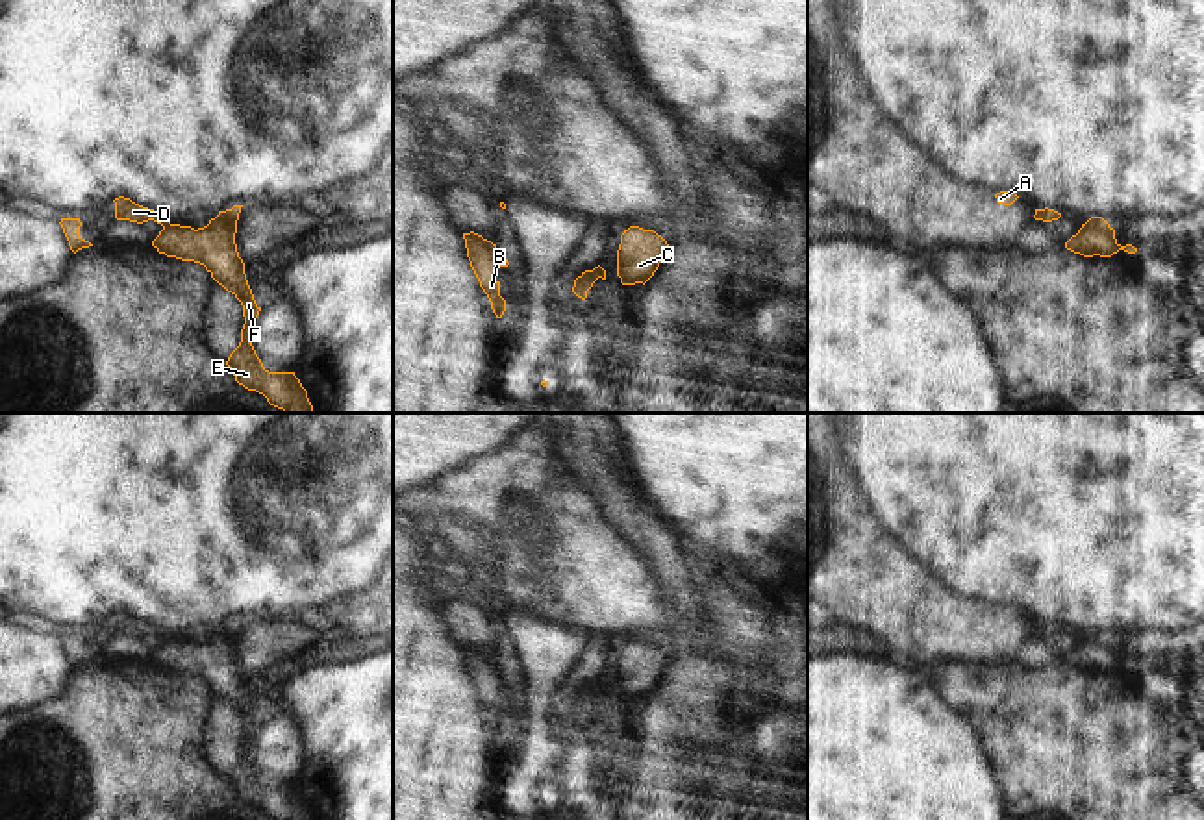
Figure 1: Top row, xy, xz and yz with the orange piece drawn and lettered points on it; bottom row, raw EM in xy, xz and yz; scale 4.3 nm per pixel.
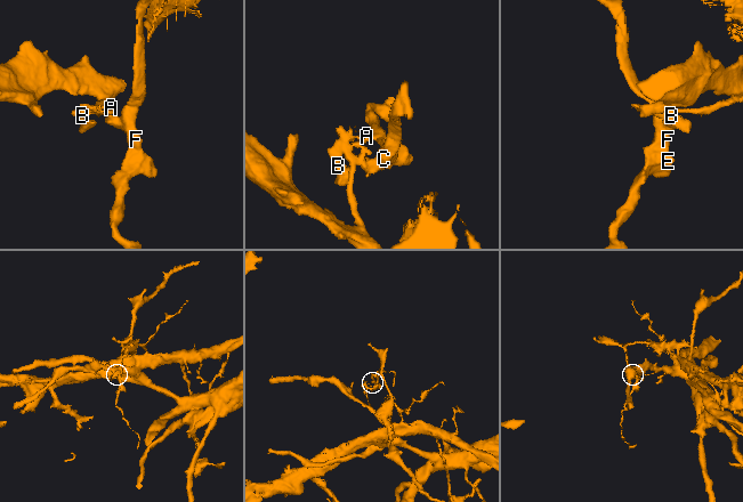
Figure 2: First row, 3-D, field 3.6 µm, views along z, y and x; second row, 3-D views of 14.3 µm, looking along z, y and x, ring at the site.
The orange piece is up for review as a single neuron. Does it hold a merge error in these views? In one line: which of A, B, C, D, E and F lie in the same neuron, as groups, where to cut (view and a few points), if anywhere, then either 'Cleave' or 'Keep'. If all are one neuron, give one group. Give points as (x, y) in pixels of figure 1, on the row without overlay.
Groups: A B D / C E F. Split along xy (169, 637), (163, 643). Cleave

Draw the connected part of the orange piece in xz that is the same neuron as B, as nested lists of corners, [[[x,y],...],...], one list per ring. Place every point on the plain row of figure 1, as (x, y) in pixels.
[[[470,646],[463,648],[467,672],[480,696],[480,702],[491,716],[491,724],[496,733],[502,733],[506,726],[506,714],[500,711],[500,696],[495,692],[500,681],[508,681],[506,670],[500,668],[496,659]]]

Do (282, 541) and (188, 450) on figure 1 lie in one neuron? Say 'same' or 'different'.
same

